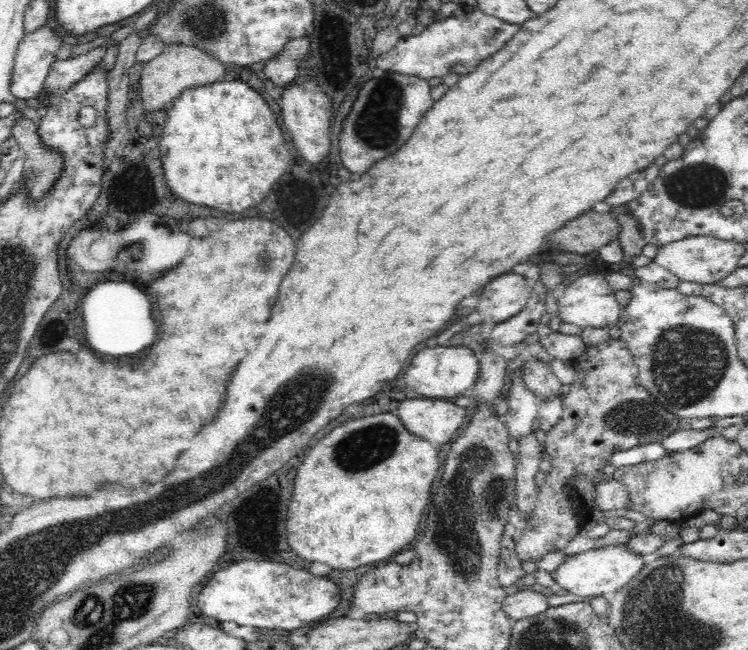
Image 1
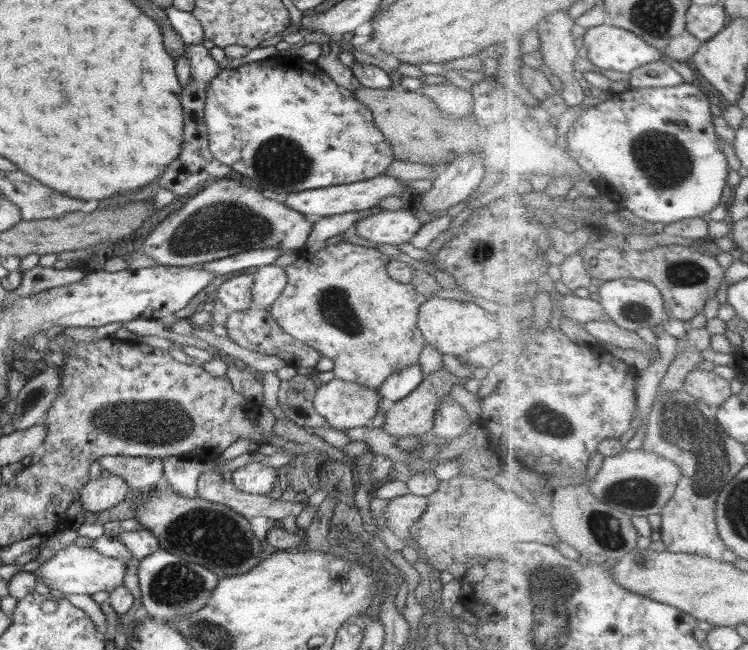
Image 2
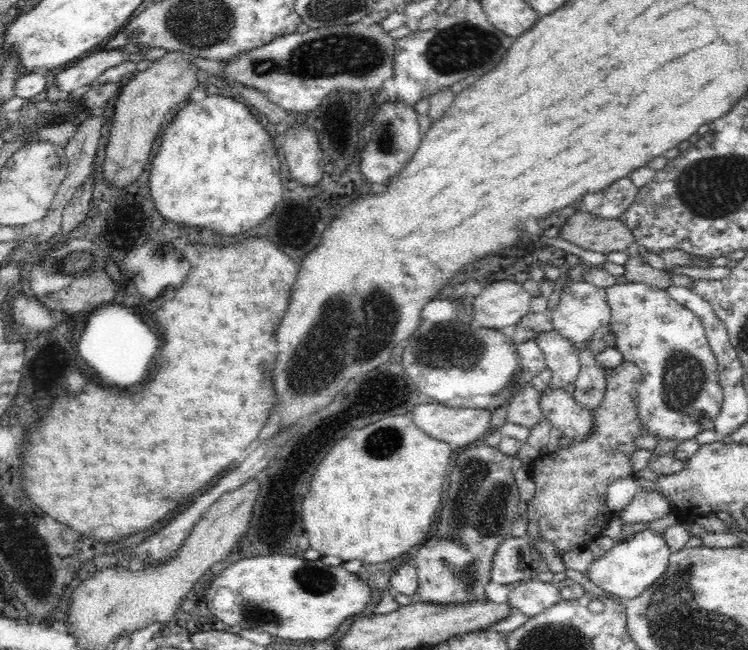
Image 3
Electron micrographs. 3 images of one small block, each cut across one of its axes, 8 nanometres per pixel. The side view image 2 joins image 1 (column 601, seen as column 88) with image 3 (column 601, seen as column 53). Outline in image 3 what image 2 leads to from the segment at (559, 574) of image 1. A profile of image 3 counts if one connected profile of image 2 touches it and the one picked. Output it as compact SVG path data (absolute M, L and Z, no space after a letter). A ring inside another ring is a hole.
M648 528L616 542L611 549L588 566L585 575L606 593L620 599L632 600L645 592L646 588L652 586L666 572L671 553L662 534Z

